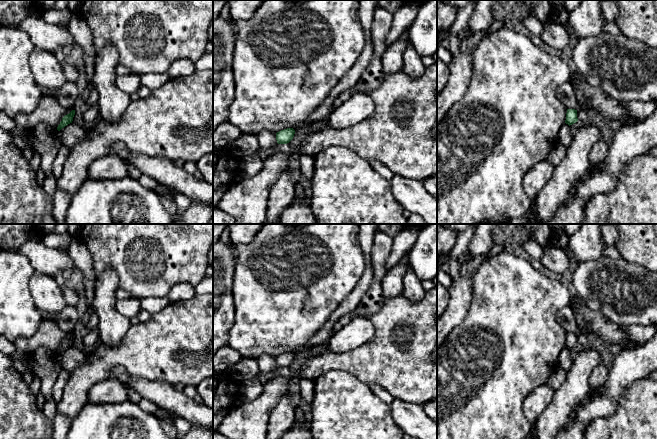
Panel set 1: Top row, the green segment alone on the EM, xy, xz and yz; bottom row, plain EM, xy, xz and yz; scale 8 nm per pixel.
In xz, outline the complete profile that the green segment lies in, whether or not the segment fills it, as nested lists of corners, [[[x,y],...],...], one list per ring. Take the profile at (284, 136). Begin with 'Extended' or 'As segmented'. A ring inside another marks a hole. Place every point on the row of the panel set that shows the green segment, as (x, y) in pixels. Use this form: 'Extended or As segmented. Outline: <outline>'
As segmented. Outline: [[[287,128],[276,133],[276,140],[278,144],[287,144],[289,143],[295,134],[293,128]]]

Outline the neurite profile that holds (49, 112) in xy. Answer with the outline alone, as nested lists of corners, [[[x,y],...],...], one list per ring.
[[[42,94],[37,107],[31,114],[21,113],[13,118],[15,130],[32,135],[35,127],[43,124],[58,132],[57,127],[62,118],[72,110],[74,108],[63,107],[56,97]]]

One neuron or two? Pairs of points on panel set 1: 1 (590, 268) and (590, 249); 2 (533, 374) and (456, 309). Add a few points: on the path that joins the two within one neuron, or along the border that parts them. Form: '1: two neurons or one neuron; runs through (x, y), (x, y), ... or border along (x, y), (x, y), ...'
1: two neurons; border along (603, 254), (598, 258), (584, 259), (578, 264)
2: two neurons; border along (473, 294), (473, 299), (464, 320), (449, 333)

